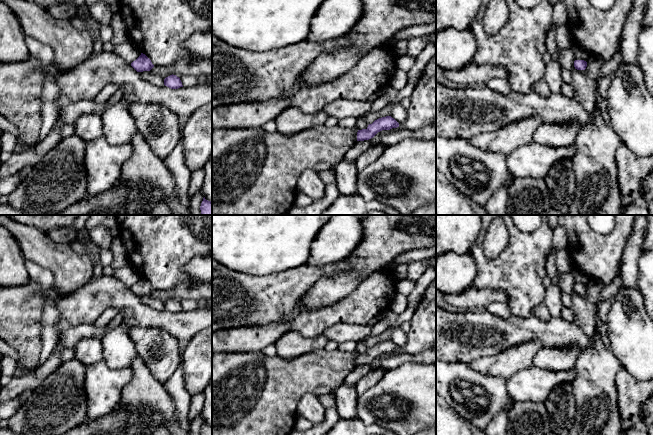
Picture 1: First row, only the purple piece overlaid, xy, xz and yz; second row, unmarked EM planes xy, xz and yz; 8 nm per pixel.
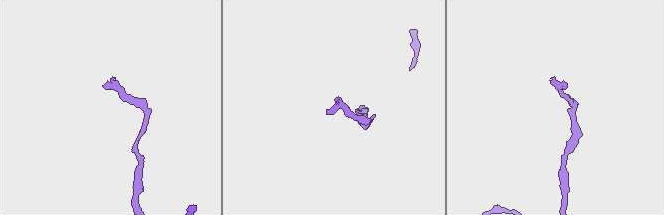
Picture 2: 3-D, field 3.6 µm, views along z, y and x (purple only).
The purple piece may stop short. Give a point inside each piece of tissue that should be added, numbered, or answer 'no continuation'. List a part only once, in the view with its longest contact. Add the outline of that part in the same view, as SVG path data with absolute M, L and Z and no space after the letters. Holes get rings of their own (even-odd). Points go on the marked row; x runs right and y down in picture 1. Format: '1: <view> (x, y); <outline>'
no continuation

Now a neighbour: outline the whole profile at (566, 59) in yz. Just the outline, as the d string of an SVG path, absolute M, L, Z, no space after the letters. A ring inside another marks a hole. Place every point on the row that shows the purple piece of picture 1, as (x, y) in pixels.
M572 48L561 49L558 61L561 64L562 68L565 68L572 72L575 69L574 67L575 57Z

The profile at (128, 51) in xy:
M128 39L121 44L115 45L113 53L117 54L124 61L131 64L141 55L142 52L136 44Z

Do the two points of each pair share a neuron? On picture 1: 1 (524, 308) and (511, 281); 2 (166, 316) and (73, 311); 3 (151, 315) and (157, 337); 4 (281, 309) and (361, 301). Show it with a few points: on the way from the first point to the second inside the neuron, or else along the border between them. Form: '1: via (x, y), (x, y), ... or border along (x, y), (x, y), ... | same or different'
1: via (523, 301), (523, 293), (518, 288) | same
2: via (143, 316), (125, 300), (96, 300) | same
3: border along (130, 328), (164, 329), (175, 338) | different
4: via (301, 316), (328, 316), (341, 312) | same

